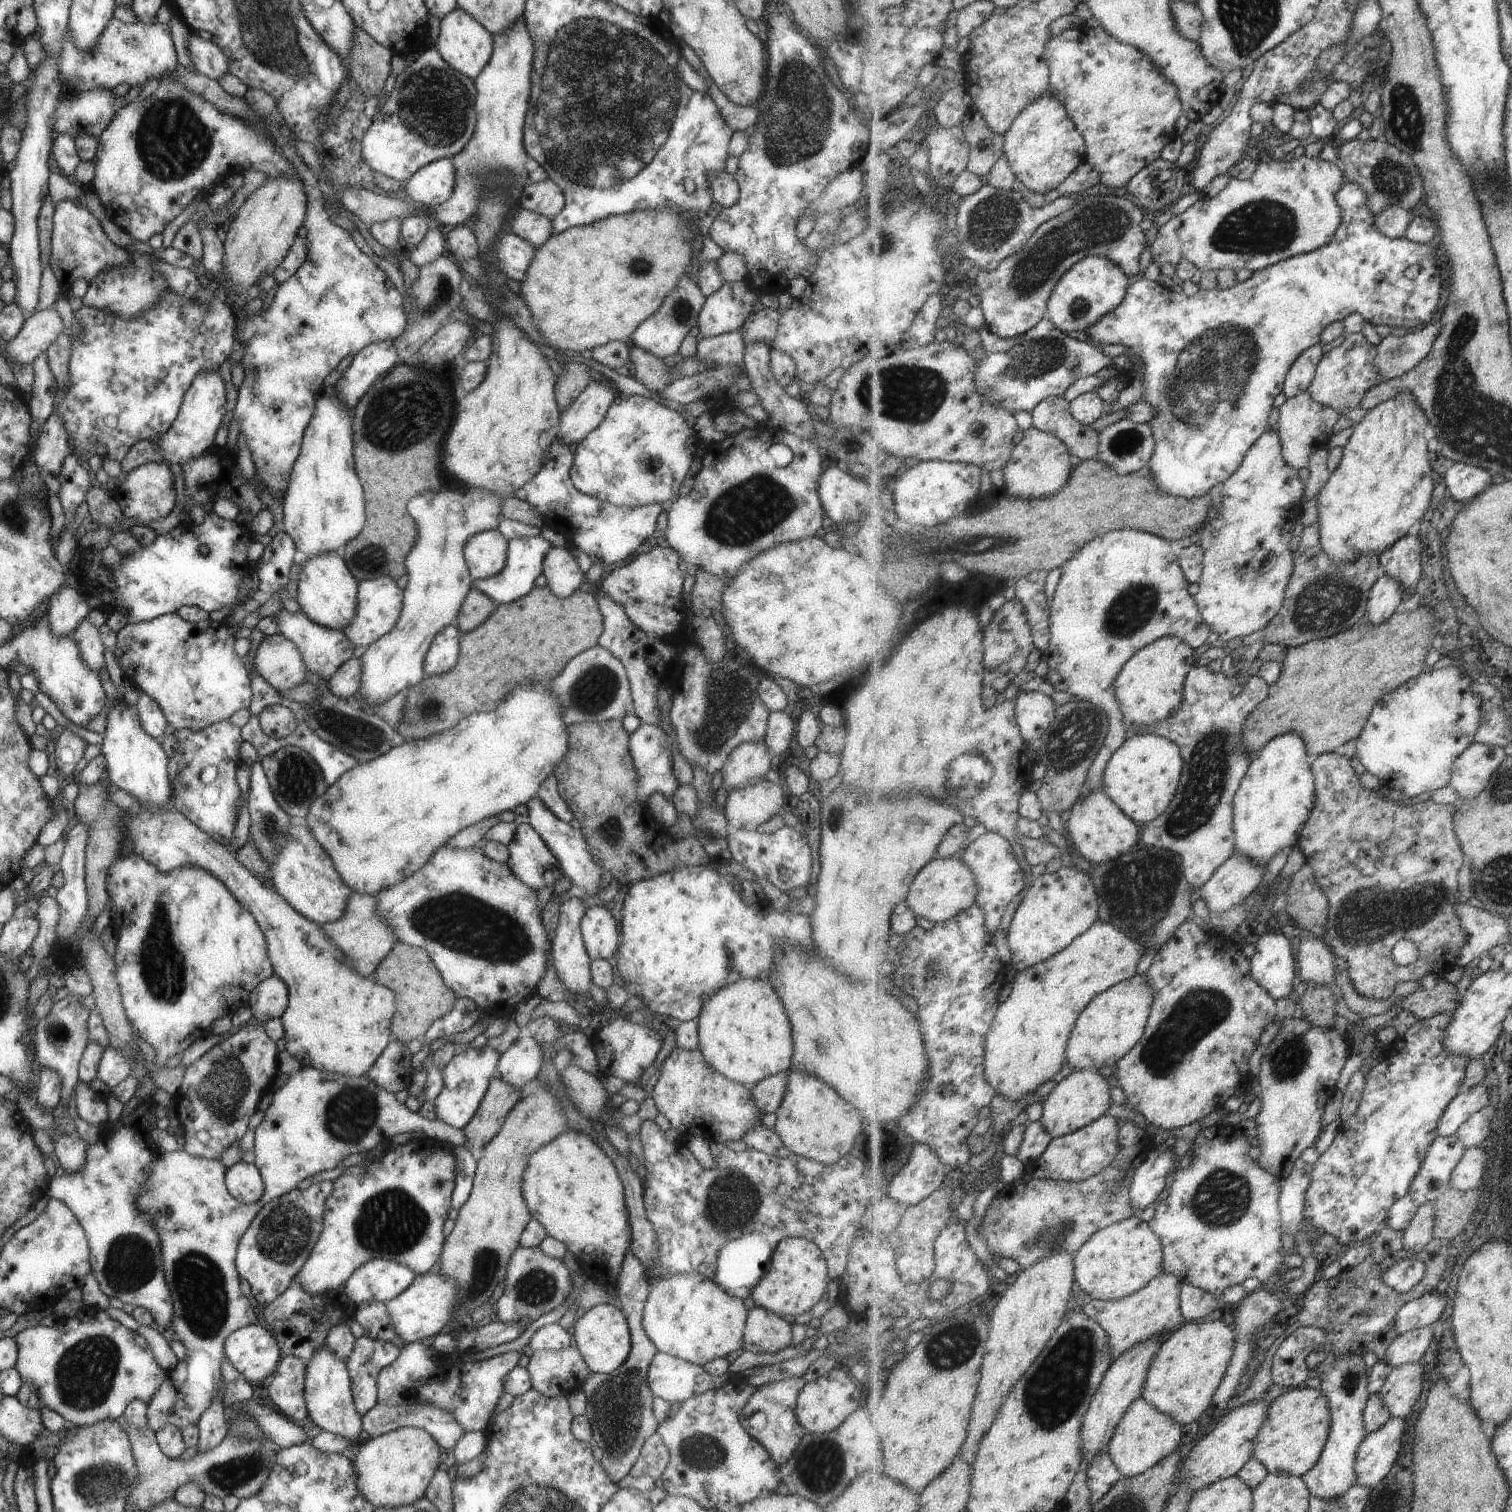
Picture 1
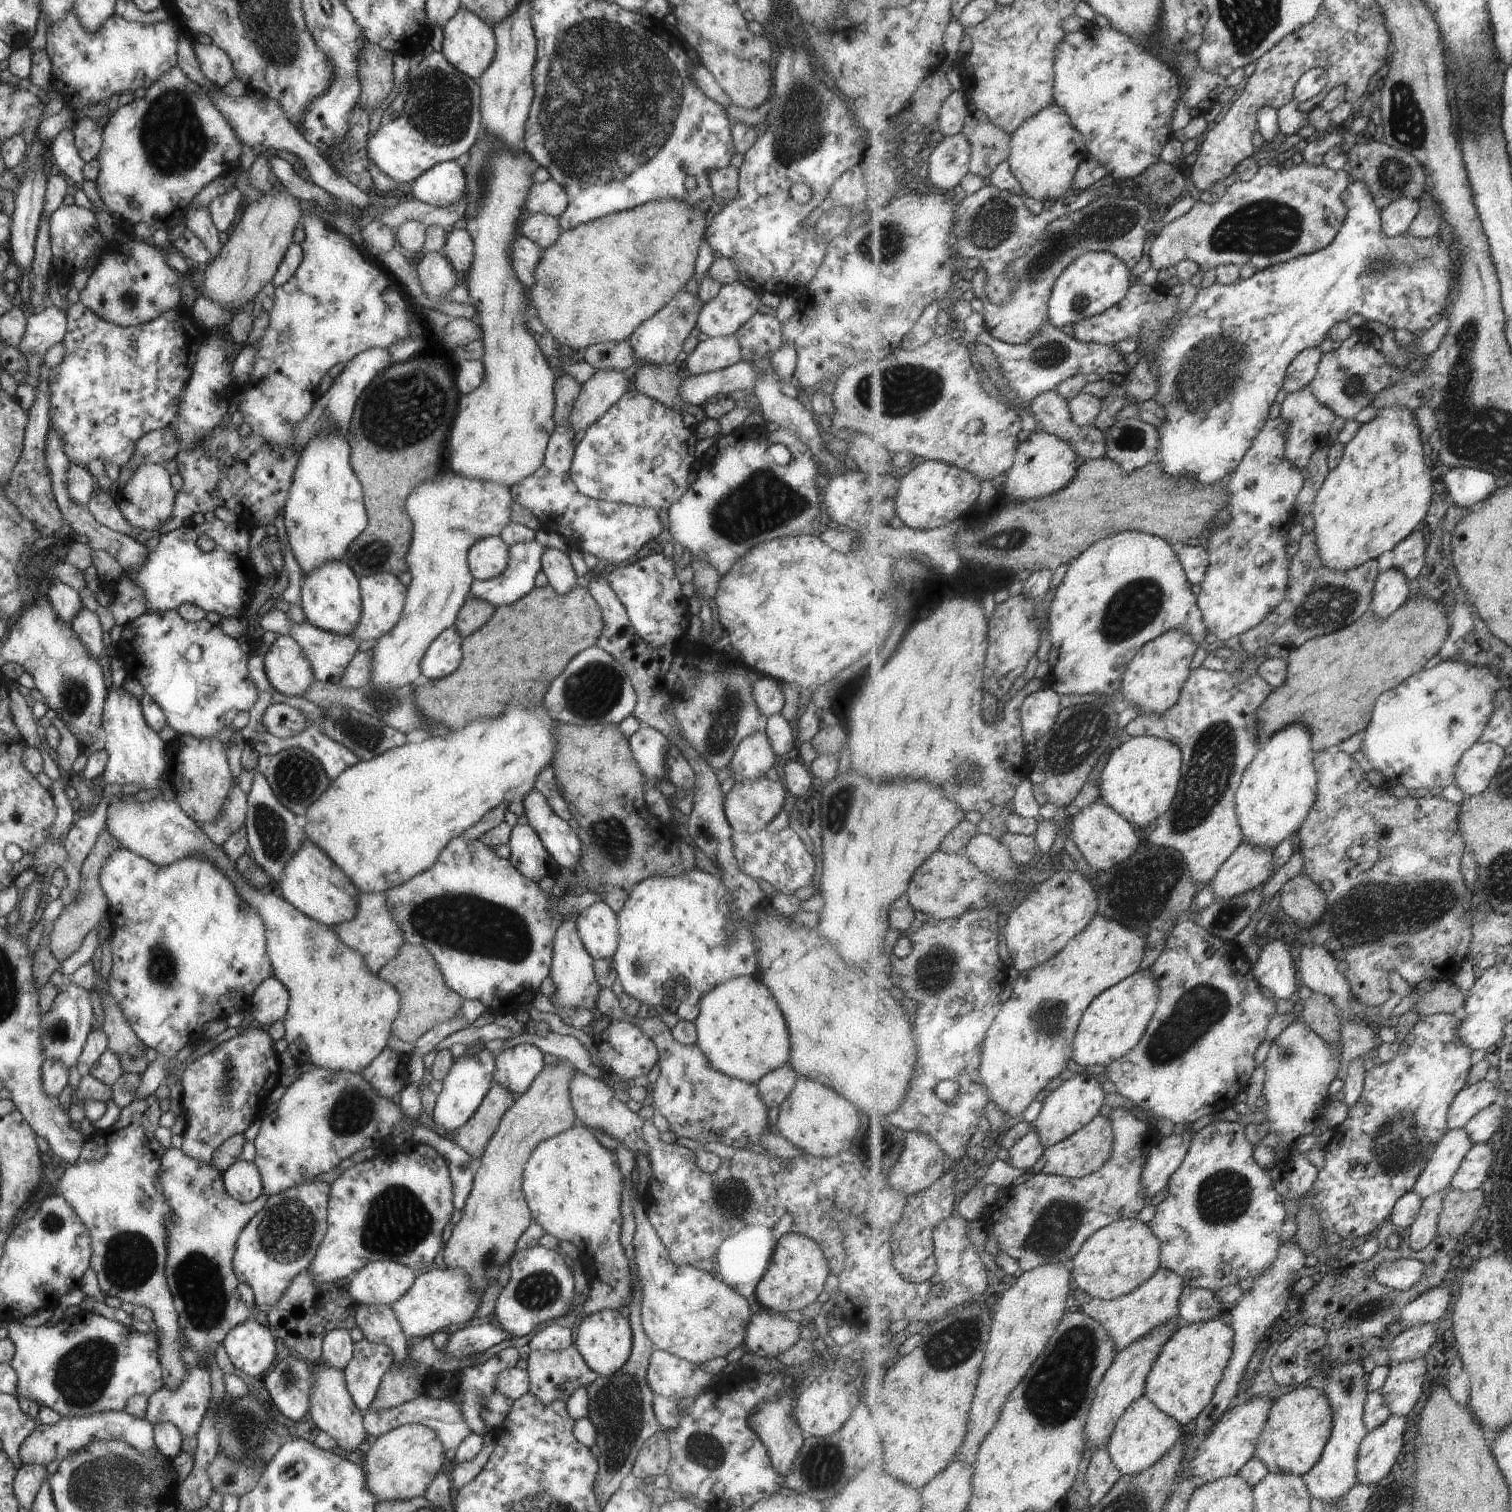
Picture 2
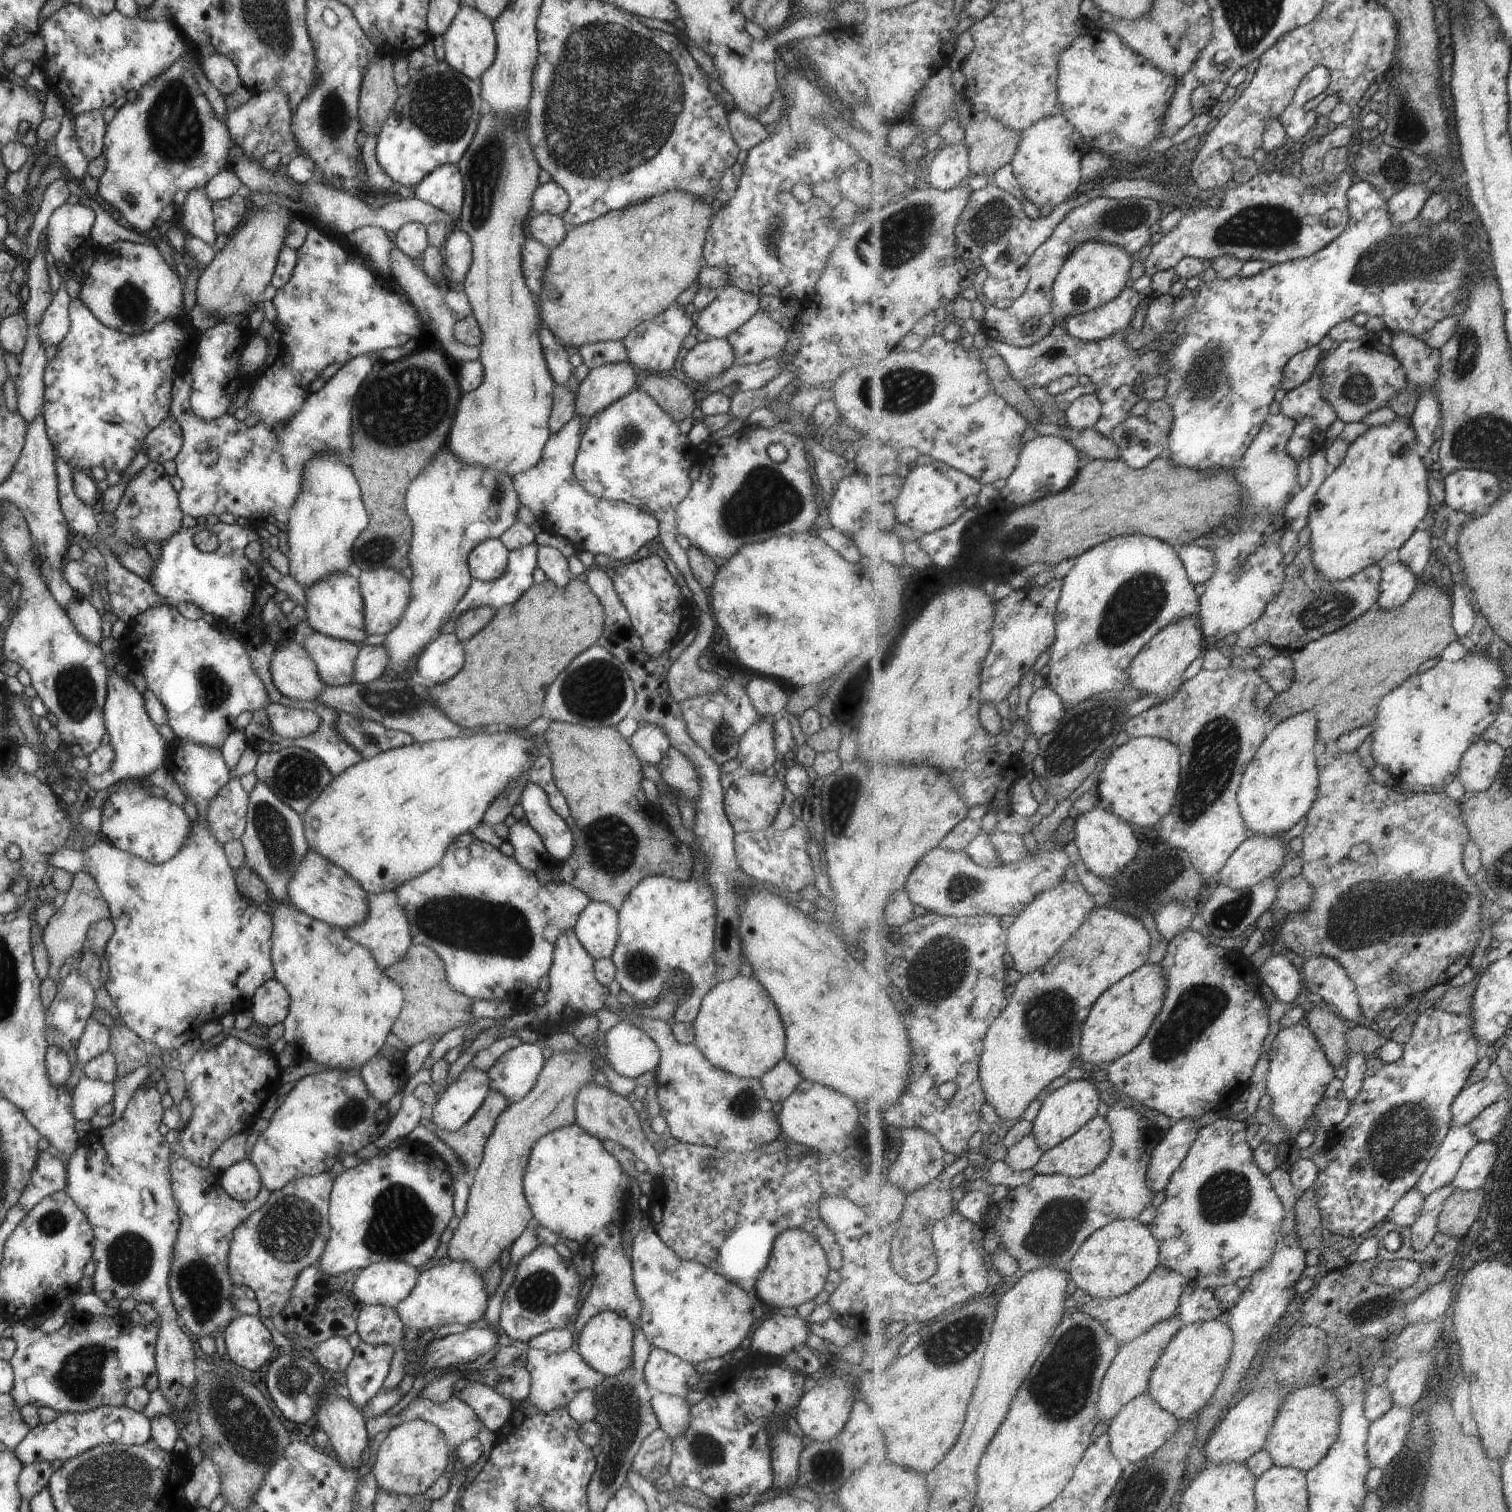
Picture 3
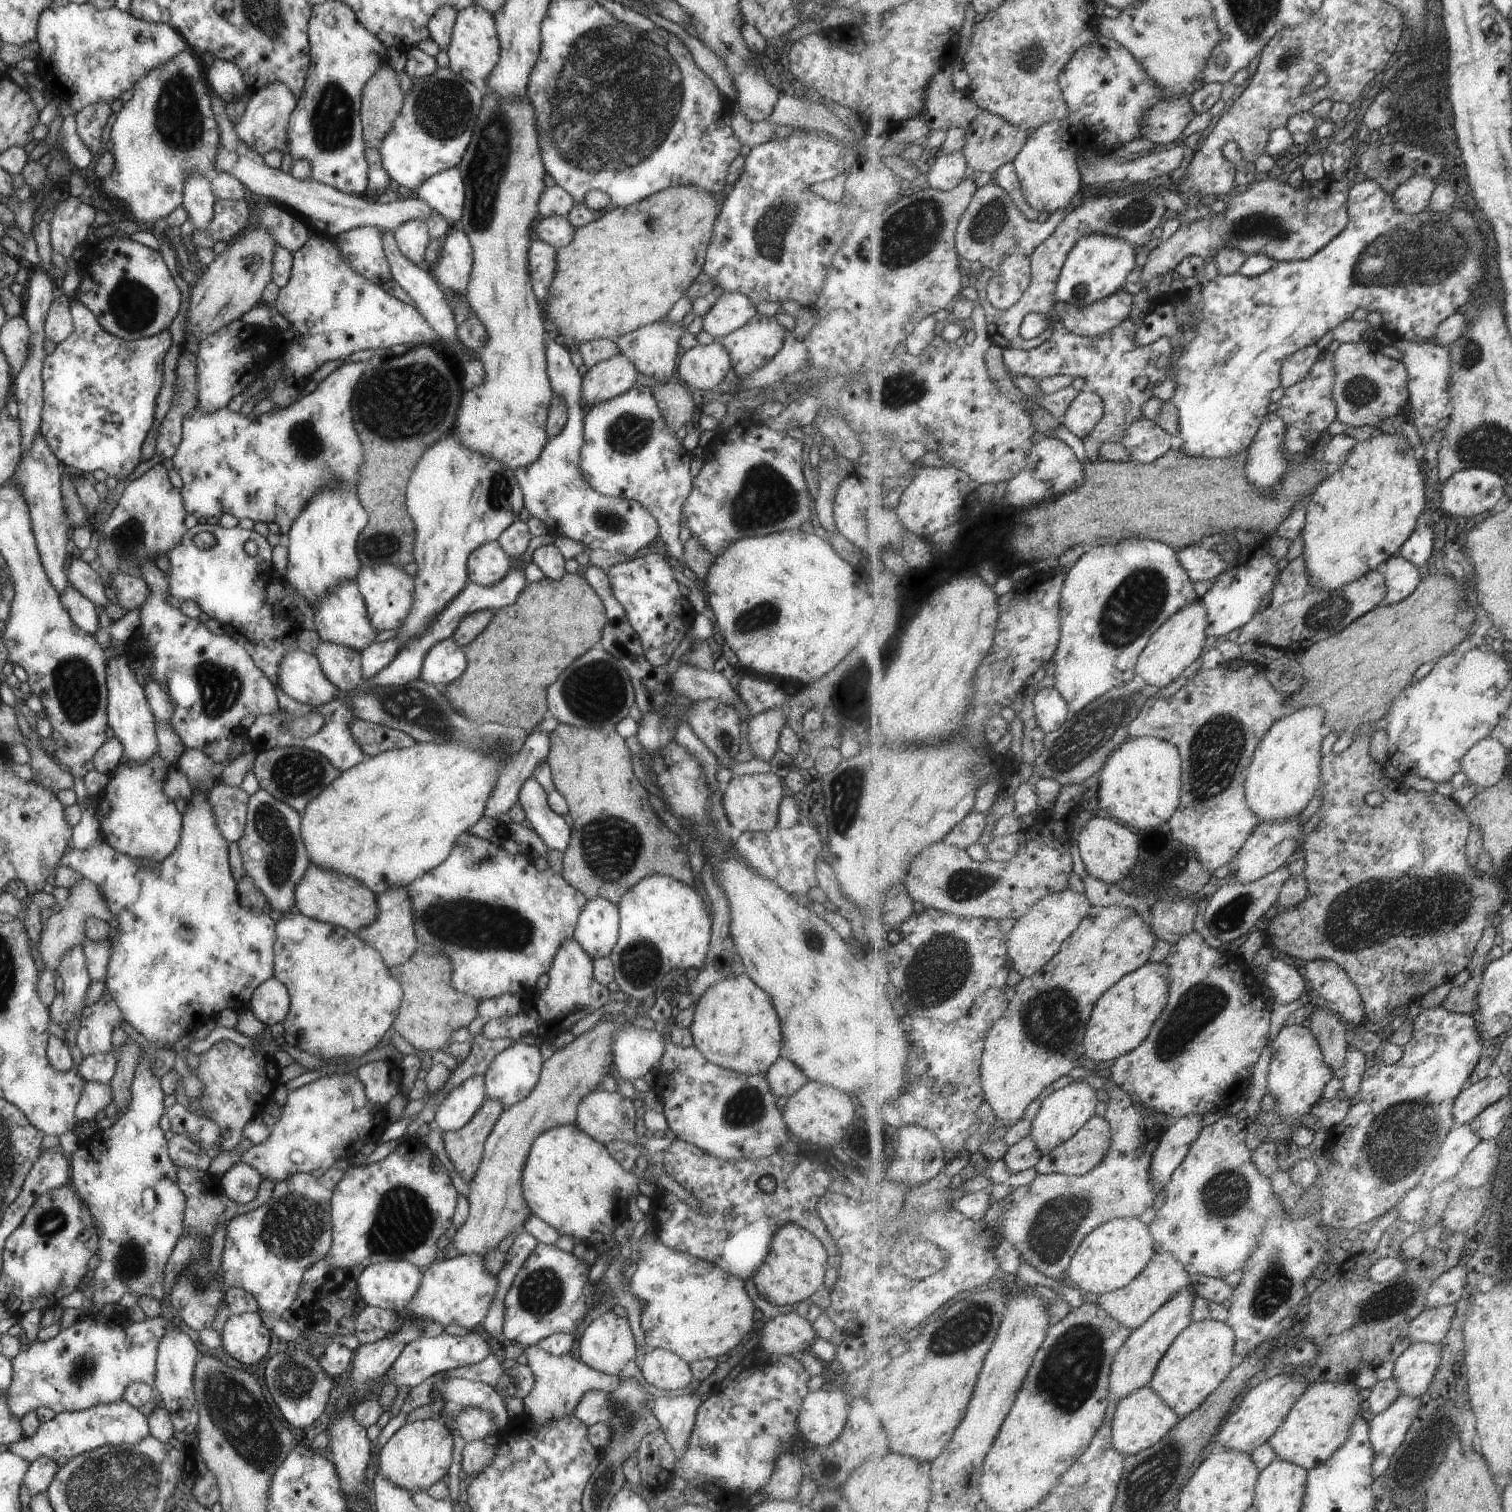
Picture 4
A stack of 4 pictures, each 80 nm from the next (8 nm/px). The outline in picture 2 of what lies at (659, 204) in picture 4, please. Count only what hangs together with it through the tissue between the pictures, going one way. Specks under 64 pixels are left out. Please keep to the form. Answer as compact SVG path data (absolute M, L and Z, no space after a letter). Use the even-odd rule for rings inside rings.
M665 198L665 200L655 200L647 202L641 206L607 214L606 216L591 220L585 223L580 223L574 228L566 229L557 236L557 240L550 246L541 250L539 262L533 270L533 285L529 286L529 296L527 302L529 303L531 311L545 326L547 332L552 336L553 340L561 347L565 353L574 353L580 348L585 349L597 343L617 342L629 339L630 335L640 326L647 318L650 318L673 298L673 294L677 293L689 278L694 276L695 258L699 252L699 245L701 239L704 238L705 231L704 207L687 206L685 202L675 200L673 198Z

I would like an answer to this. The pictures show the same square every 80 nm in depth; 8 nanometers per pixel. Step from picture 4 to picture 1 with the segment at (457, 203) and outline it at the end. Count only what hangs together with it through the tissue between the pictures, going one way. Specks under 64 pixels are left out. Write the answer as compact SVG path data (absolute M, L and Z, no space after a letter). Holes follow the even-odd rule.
M438 159L429 165L423 166L417 170L405 184L405 200L418 203L423 208L434 208L448 200L453 193L454 188L454 167L452 162L447 159Z

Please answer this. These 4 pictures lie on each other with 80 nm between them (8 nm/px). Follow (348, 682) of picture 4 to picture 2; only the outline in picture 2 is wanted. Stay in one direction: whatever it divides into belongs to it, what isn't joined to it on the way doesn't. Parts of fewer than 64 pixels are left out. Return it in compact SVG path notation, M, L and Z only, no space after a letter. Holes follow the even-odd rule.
M291 619L289 622L291 622L291 630L289 630L288 636L293 638L294 642L297 642L301 652L305 654L314 680L329 682L330 684L339 682L341 676L343 676L345 666L349 664L349 660L357 653L358 643L349 635L334 634L317 628L316 625L309 624L306 619L300 624L293 622Z

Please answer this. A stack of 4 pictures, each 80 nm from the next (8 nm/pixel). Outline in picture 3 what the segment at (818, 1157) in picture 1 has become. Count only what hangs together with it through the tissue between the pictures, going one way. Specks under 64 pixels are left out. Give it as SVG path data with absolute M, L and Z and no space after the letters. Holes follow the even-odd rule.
M803 1080L792 1094L781 1102L777 1124L781 1138L804 1147L808 1152L823 1156L846 1150L847 1134L858 1124L859 1112L855 1102L826 1086Z

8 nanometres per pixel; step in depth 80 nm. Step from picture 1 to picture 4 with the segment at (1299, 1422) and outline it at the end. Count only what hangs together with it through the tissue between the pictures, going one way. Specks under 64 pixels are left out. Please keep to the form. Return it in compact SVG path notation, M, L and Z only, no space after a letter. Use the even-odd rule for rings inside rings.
M1323 1381L1311 1385L1269 1440L1278 1458L1308 1471L1325 1464L1350 1439L1354 1422L1361 1414L1364 1396L1351 1381Z

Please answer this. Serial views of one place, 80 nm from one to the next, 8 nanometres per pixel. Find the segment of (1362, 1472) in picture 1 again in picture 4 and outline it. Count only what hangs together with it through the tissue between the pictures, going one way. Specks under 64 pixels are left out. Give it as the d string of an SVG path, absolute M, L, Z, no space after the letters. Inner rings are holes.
M1401 1394L1387 1410L1374 1416L1369 1425L1372 1445L1377 1455L1393 1458L1397 1454L1419 1414L1419 1408L1419 1397Z

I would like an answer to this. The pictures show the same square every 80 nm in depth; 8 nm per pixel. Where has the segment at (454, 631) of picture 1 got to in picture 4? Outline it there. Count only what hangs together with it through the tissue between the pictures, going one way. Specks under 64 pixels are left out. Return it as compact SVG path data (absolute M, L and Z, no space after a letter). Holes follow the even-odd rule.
M449 637L429 648L418 678L438 687L445 686L461 676L465 667L464 649L455 644L453 637Z

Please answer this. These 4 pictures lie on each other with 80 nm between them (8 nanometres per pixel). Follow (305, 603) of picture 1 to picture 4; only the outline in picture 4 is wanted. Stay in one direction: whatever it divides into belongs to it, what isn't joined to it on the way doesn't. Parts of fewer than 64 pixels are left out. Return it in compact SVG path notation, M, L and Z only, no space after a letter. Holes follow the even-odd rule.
M354 580L344 582L334 591L326 593L316 601L311 609L319 641L347 647L359 652L374 642L377 632L369 624L363 597Z

